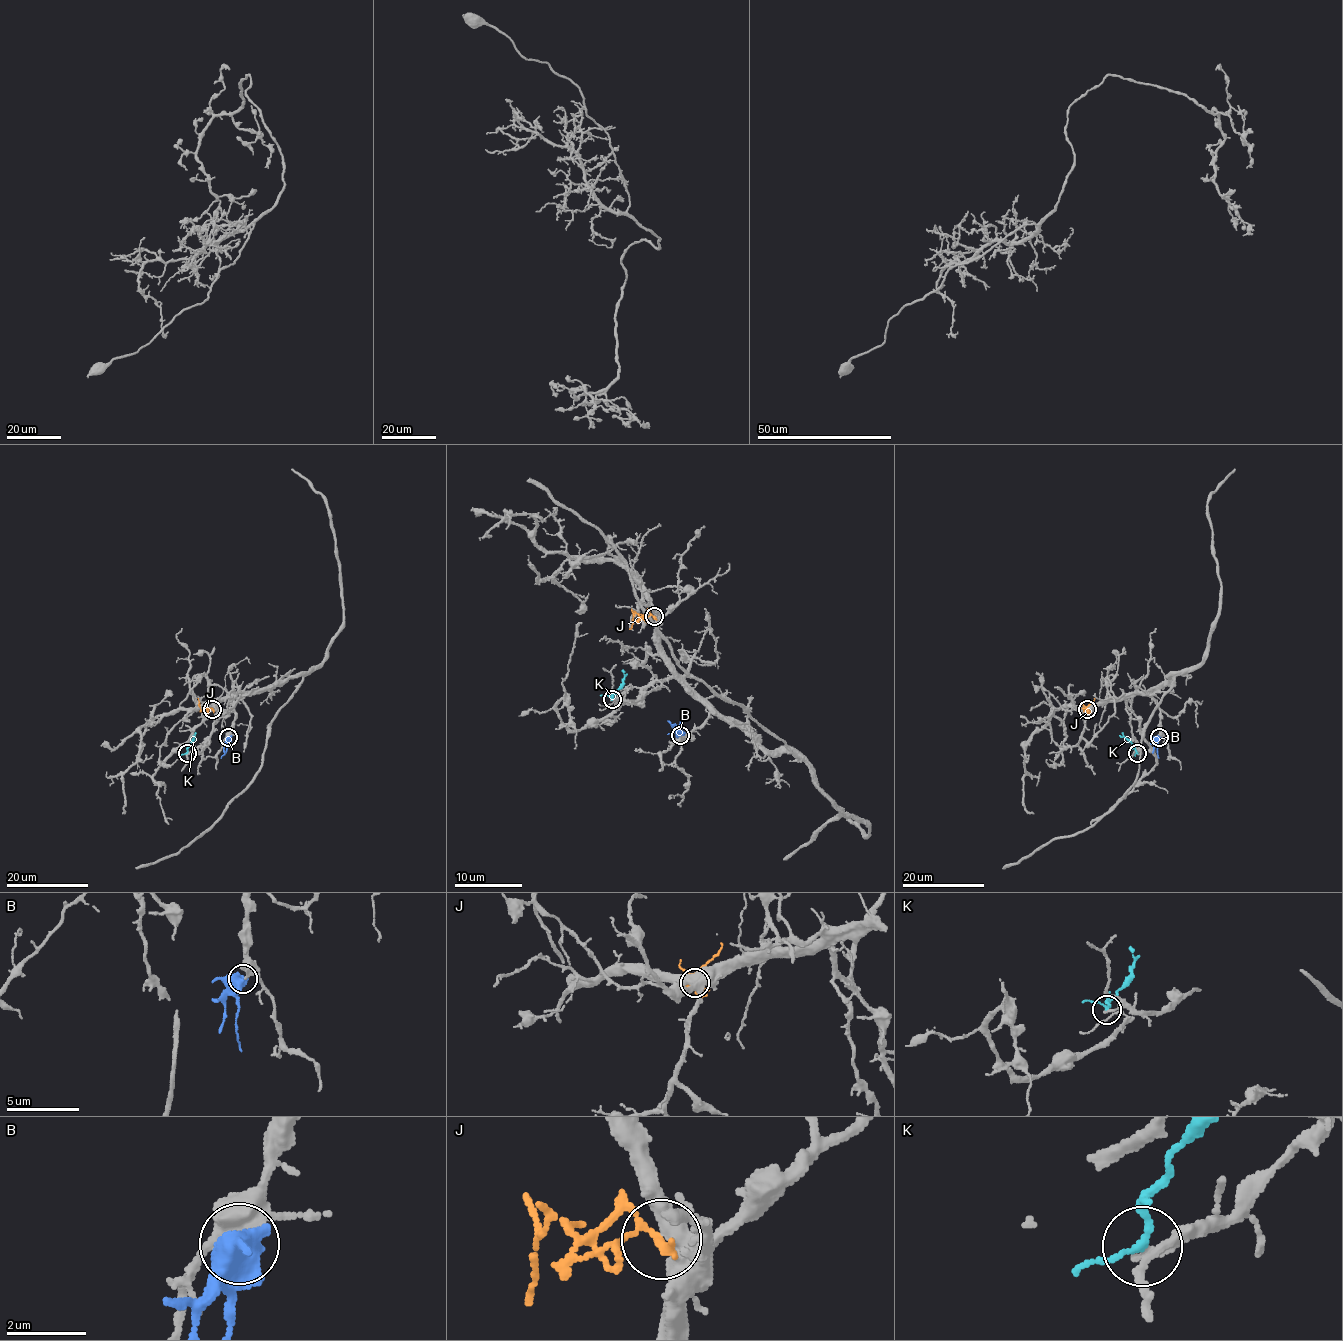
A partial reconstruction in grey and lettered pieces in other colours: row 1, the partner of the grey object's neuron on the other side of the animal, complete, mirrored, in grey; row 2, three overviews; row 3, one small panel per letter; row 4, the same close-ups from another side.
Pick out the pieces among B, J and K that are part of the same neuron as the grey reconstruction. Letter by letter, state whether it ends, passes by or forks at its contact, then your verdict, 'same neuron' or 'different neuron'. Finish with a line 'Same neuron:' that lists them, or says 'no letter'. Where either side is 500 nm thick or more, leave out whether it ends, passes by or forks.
B: different neuron
J: it passes by; different neuron
K: it passes by; different neuron
Same neuron: no letter

